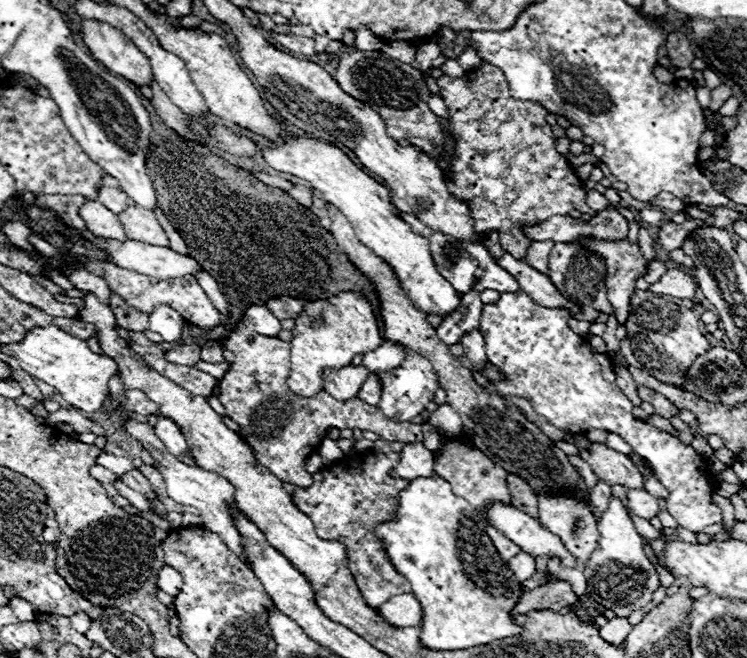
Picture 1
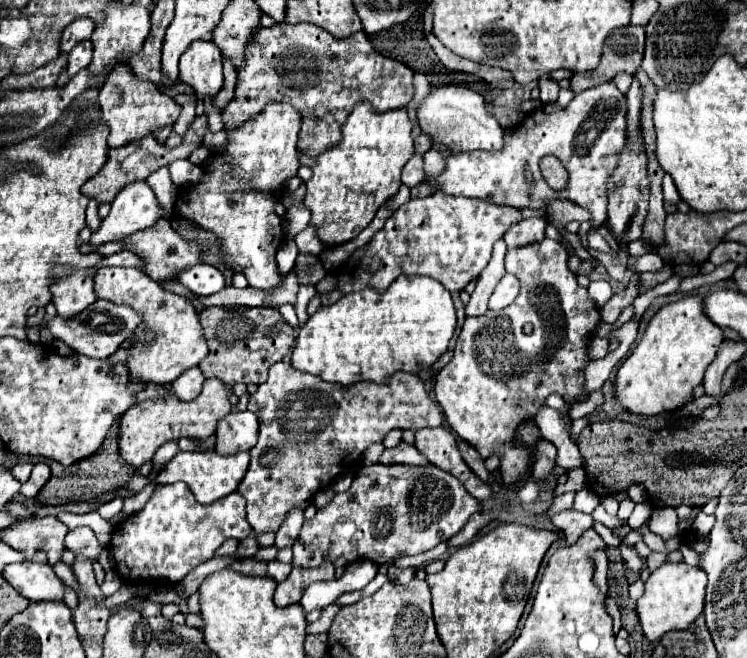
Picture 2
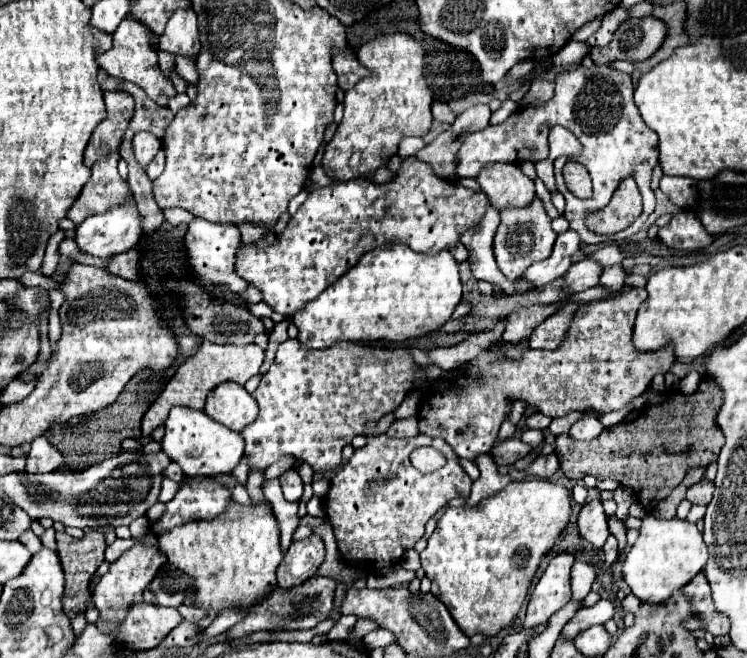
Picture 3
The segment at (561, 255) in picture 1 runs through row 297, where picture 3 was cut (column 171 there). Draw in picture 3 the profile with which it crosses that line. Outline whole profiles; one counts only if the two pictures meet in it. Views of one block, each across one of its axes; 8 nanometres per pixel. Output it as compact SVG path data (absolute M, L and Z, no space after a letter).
M166 564L162 566L162 570L158 570L154 582L144 592L144 602L178 608L192 596L194 596L192 578L188 574L182 574L182 570L176 570L174 566Z

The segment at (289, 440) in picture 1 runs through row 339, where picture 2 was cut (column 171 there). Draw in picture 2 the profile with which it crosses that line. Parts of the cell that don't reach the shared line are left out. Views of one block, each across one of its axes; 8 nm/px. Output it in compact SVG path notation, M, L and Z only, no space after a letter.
M160 218L154 226L148 226L148 228L144 228L144 230L138 230L138 232L134 232L134 234L128 234L128 236L120 238L120 242L124 244L126 250L130 250L130 252L134 252L134 254L138 254L138 256L142 256L142 258L148 260L144 272L146 272L152 280L156 280L156 282L174 280L174 278L176 278L176 272L178 272L180 268L194 266L194 264L200 262L200 250L198 250L198 246L196 246L196 244L188 244L182 236L178 236L178 234L172 230L170 222L164 220L164 218Z

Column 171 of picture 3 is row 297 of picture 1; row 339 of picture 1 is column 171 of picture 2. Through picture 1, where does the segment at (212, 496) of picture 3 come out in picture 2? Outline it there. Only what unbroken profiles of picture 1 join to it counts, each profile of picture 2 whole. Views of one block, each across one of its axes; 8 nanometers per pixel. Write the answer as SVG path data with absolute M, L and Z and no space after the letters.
M176 482L156 486L148 504L132 514L118 532L114 528L110 552L122 578L128 576L130 580L164 580L176 584L198 564L210 560L224 540L242 540L248 534L250 524L246 520L246 500L242 494L234 492L212 504L200 504L184 482Z

